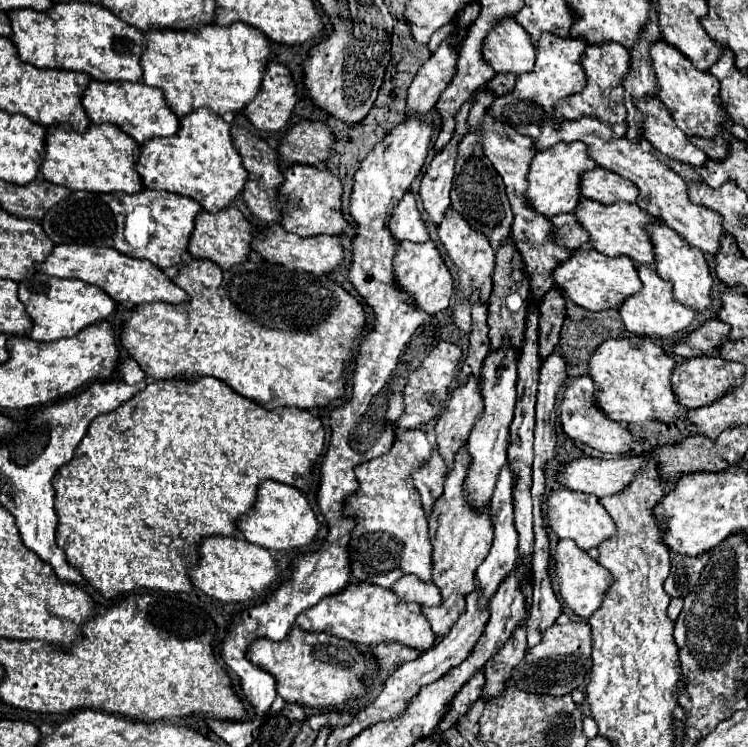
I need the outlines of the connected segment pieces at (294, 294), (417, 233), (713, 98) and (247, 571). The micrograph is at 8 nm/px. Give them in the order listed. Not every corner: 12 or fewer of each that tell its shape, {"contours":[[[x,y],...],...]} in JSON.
{"contours":[[[191,260],[139,304],[155,380],[273,410],[345,392],[363,306],[327,276]],[[407,192],[389,220],[397,242],[427,242],[415,196]],[[659,40],[655,96],[687,136],[723,136],[719,80]],[[209,536],[195,588],[221,602],[249,602],[279,580],[277,564],[237,536]]]}

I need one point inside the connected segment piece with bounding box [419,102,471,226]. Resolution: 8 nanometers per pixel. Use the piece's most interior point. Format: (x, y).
(436, 184)

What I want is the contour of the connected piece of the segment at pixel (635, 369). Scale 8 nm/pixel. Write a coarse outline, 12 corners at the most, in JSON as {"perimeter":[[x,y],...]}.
{"perimeter":[[651,338],[605,340],[589,360],[615,422],[685,420],[673,356]]}

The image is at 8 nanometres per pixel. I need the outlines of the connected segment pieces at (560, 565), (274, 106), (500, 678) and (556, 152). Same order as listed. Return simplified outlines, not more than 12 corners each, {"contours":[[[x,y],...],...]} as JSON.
{"contours":[[[571,540],[555,546],[563,602],[583,620],[611,584],[603,566]],[[273,60],[259,96],[243,108],[257,130],[289,124],[295,84]],[[525,622],[485,664],[487,700],[505,690],[527,650]],[[583,142],[537,152],[527,206],[553,218],[573,212],[579,176],[595,162]]]}

